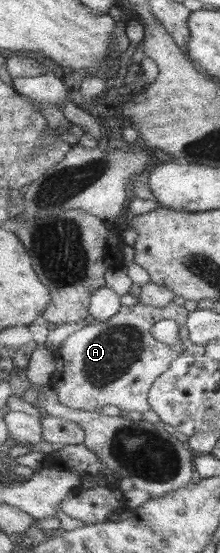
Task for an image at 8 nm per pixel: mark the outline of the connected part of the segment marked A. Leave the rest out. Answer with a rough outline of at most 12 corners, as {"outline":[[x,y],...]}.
{"outline":[[138,301],[52,350],[50,385],[81,413],[148,412],[184,352],[153,336],[185,323]]}

